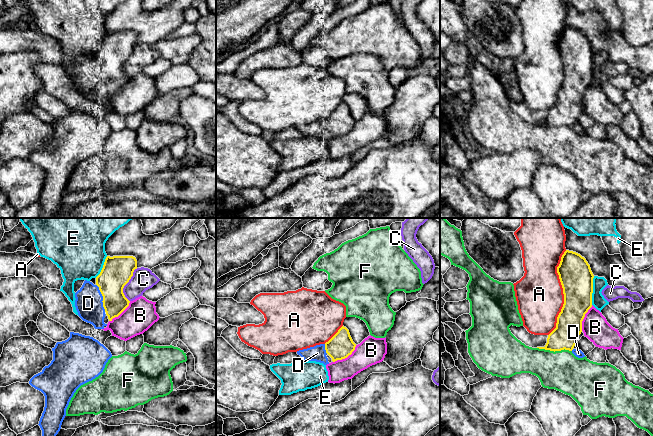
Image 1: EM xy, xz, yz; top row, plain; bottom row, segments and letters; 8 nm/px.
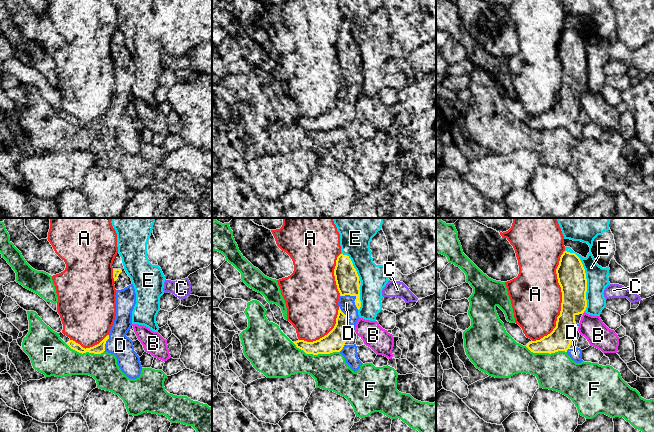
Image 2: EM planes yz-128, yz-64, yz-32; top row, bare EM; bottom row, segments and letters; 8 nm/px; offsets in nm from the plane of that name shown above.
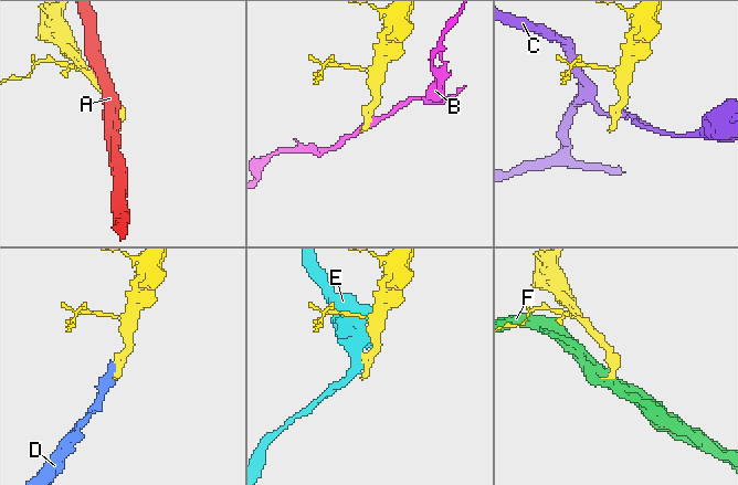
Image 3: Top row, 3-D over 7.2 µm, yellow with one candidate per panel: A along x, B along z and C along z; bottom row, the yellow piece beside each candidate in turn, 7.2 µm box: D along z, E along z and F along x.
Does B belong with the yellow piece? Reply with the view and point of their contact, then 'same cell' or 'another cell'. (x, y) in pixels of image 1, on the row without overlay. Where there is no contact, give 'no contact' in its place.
xz (346, 133) | another cell

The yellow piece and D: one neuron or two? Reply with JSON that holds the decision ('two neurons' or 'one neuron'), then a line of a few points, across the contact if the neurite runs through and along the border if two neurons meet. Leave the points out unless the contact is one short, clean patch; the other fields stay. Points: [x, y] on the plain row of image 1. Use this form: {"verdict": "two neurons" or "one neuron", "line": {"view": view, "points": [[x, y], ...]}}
{"verdict": "one neuron"}

